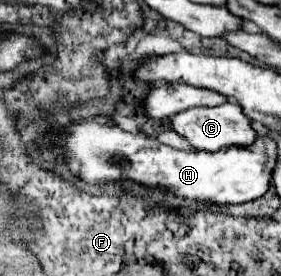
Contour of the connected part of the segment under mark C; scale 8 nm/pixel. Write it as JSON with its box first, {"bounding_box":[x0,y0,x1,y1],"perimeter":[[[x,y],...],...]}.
{"bounding_box":[169,103,257,153],"perimeter":[[[223,103],[217,107],[191,107],[173,115],[169,119],[169,125],[175,133],[187,139],[197,151],[209,151],[209,153],[215,153],[223,147],[249,147],[257,139],[249,119],[245,117],[243,109],[237,103]]]}

